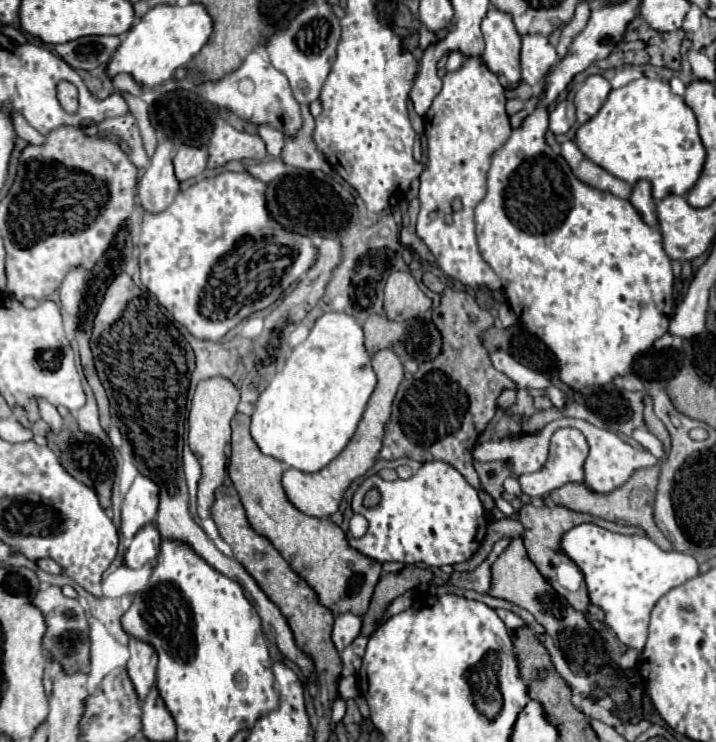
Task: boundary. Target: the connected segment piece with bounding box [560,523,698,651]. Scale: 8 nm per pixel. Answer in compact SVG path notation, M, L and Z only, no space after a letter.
M582 523L566 531L560 539L560 551L584 573L590 603L602 607L606 625L616 633L620 643L638 651L646 645L650 611L656 601L670 589L698 575L694 557L678 551L666 553L648 537L610 533L594 523Z

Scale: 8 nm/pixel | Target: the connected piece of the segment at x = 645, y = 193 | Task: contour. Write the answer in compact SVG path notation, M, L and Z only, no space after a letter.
M638 181L634 185L634 191L630 195L630 203L640 213L640 217L644 219L644 223L648 223L650 227L658 225L656 203L654 203L654 197L652 197L652 185L650 185L650 181Z

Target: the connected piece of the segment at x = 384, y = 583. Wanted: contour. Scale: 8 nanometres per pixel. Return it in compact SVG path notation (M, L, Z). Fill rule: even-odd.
M404 567L398 573L382 575L378 585L376 585L376 589L374 589L374 595L372 595L372 601L370 601L370 609L362 617L362 631L360 631L360 635L362 637L370 637L378 629L378 625L382 623L382 617L384 617L388 605L396 597L400 597L404 591L408 591L408 589L412 589L418 583L428 581L428 579L432 579L430 571L418 569L418 567Z

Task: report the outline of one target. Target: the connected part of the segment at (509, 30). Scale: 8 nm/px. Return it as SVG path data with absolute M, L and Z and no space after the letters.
M490 7L482 21L482 35L486 43L486 51L482 61L490 67L492 73L498 75L502 87L506 91L516 89L522 81L520 75L520 35L514 27L510 15Z

